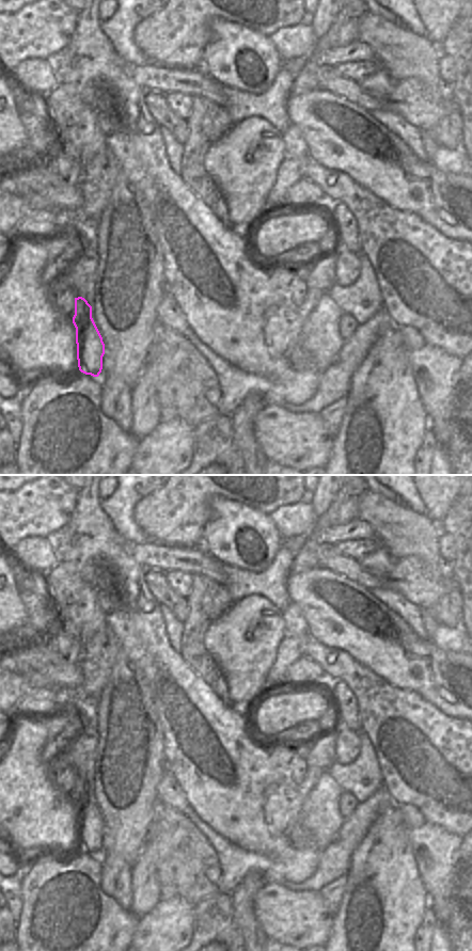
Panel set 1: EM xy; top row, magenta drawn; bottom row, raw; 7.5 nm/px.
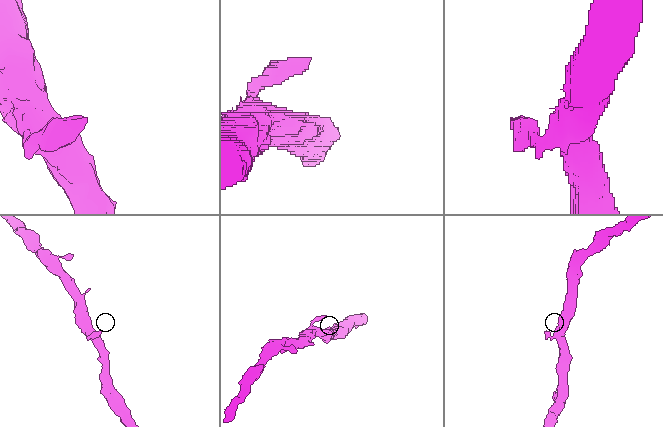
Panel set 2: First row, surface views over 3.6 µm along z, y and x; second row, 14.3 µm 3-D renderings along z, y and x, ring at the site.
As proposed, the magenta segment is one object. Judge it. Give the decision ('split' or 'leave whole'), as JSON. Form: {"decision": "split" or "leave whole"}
{"decision": "leave whole"}

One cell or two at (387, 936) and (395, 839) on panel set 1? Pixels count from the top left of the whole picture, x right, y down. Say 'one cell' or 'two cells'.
one cell

